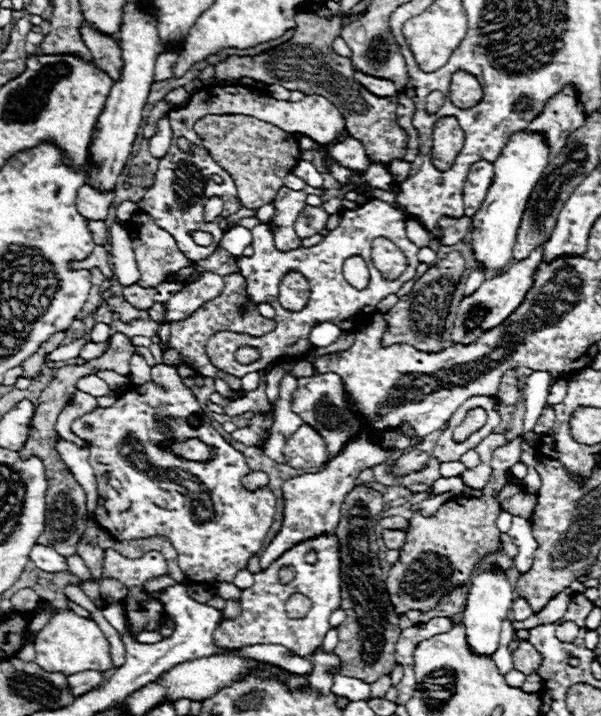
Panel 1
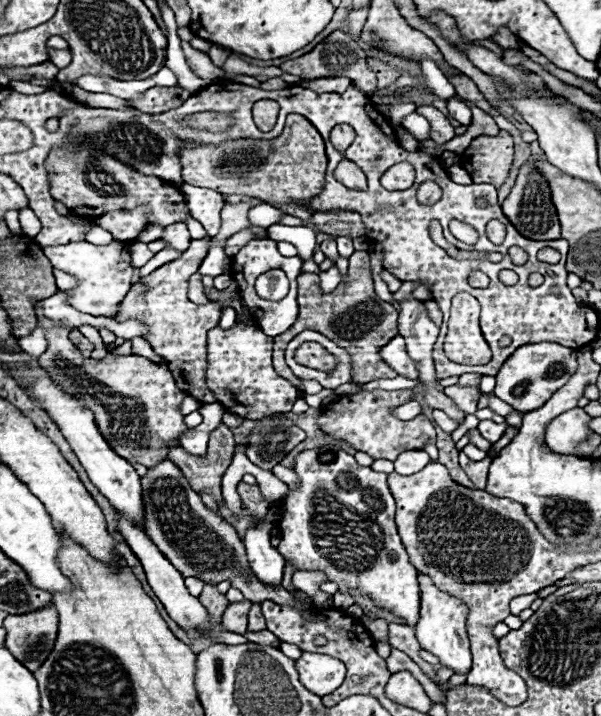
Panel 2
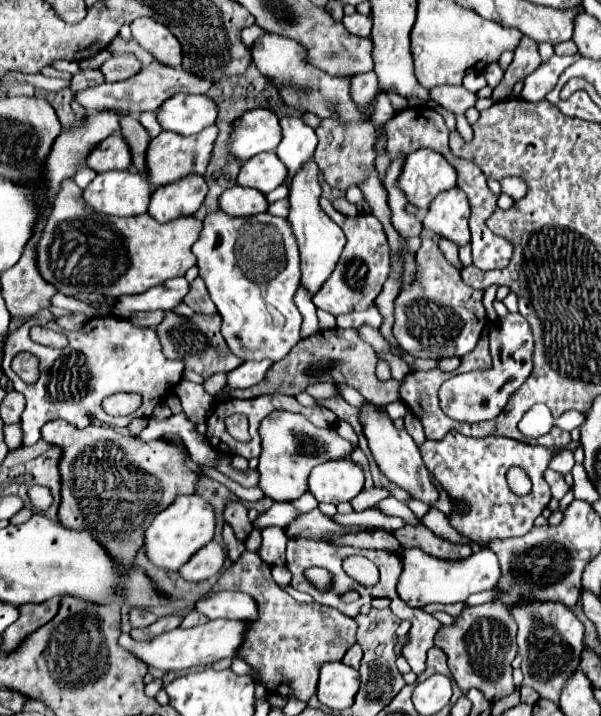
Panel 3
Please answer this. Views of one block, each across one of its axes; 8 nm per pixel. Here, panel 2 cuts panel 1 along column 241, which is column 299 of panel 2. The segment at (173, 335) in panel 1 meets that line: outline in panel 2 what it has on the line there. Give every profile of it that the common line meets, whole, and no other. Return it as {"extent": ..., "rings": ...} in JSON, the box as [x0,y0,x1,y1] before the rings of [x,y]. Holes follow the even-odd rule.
{"extent":[274,252,398,384],"rings":[[[354,252],[350,256],[350,270],[348,270],[348,284],[346,286],[338,286],[334,292],[322,294],[318,290],[318,282],[320,280],[316,274],[302,272],[298,276],[300,314],[298,314],[296,322],[284,334],[274,338],[276,340],[274,342],[274,368],[276,368],[276,372],[290,382],[292,382],[292,378],[296,378],[294,374],[290,374],[290,368],[288,368],[284,357],[288,342],[296,334],[300,334],[302,330],[316,330],[316,332],[324,334],[326,338],[330,338],[332,342],[336,342],[340,348],[344,348],[350,354],[354,382],[366,384],[366,382],[372,382],[378,378],[394,378],[396,372],[390,366],[386,366],[386,362],[380,360],[378,352],[384,344],[388,344],[388,340],[392,340],[398,334],[398,310],[374,294],[368,252]]]}

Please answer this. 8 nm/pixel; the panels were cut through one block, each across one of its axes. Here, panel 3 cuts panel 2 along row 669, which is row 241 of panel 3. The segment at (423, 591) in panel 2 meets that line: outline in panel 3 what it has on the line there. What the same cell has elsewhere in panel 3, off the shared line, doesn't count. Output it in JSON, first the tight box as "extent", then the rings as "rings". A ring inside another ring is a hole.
{"extent":[422,188,470,248],"rings":[[[452,188],[442,192],[430,204],[428,214],[422,220],[422,226],[434,232],[436,236],[454,242],[460,248],[470,244],[468,216],[470,216],[468,198],[460,188]]]}

